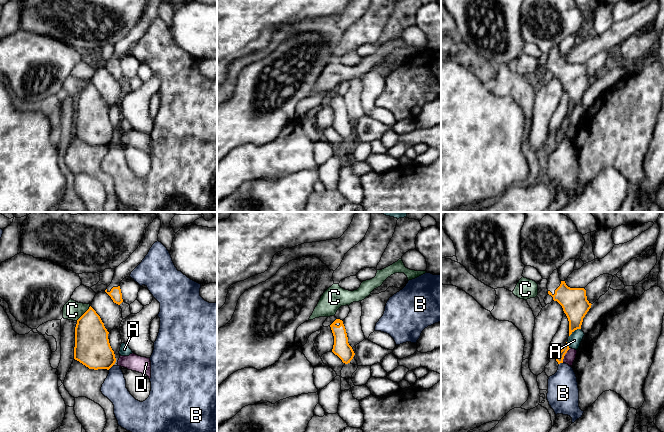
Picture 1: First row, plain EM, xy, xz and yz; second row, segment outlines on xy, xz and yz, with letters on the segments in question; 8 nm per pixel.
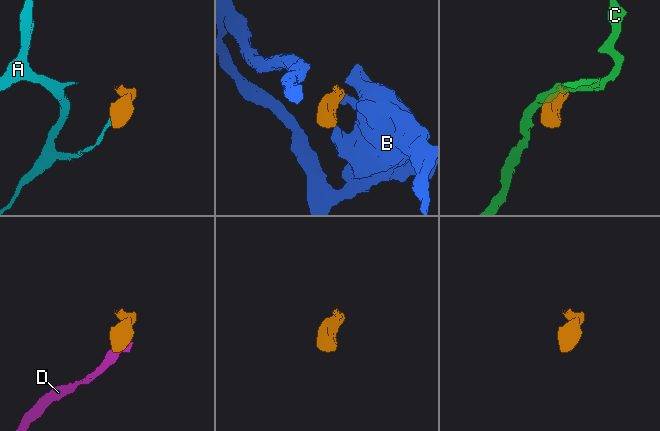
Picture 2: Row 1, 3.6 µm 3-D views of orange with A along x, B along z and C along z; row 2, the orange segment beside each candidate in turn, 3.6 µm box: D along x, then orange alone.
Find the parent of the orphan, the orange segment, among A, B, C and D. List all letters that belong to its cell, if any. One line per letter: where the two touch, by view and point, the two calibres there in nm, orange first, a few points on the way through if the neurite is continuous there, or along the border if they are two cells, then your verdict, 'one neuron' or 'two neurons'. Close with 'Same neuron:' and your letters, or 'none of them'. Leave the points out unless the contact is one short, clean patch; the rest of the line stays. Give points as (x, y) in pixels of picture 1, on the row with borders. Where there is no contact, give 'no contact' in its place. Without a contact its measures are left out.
A: yz (574, 330) | 220/110 nm | along yz (580, 328), (577, 328), (569, 336) | two neurons
B: xy (110, 367) | 280/190 nm | two neurons
C: xy (84, 313) | 280/160 nm | along xy (90, 306), (76, 320) | two neurons
D: yz (564, 355) | 60/90 nm | along yz (570, 348), (562, 362) | two neurons
Same neuron: none of them

